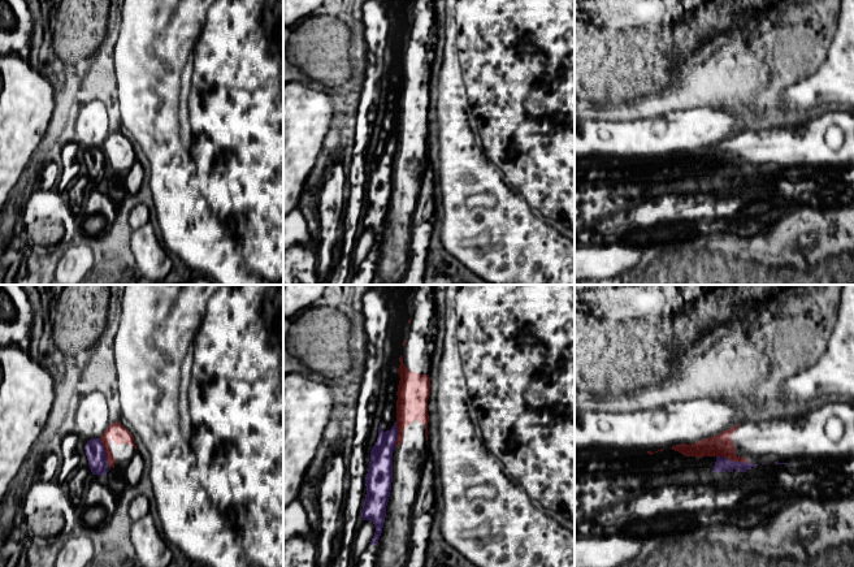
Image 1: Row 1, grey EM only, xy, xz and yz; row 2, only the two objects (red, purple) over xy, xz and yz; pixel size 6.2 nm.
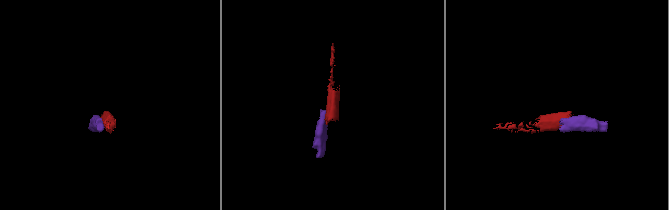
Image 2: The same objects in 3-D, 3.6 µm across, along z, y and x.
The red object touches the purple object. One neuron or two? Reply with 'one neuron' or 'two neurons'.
two neurons

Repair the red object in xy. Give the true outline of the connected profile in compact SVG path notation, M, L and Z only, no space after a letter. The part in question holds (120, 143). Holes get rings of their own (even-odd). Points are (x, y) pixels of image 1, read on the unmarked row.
M120 130L109 133L100 148L112 177L129 172L136 160L133 143Z

